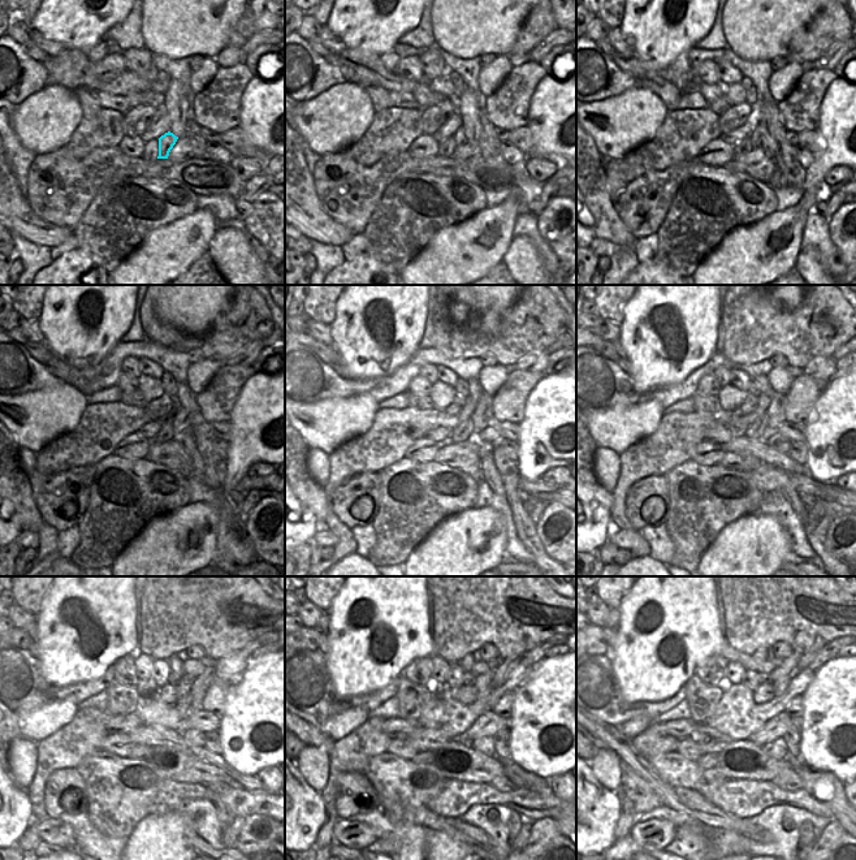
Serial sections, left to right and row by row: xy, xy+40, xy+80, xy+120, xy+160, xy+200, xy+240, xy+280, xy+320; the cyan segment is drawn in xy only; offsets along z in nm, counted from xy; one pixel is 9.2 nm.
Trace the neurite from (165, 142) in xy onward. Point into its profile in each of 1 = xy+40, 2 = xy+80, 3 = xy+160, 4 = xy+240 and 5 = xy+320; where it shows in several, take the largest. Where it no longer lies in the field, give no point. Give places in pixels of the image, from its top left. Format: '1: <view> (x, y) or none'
1: xy+40 (459, 137)
2: xy+80 (755, 135)
3: xy+160 (481, 416)
4: xy+240 (200, 683)
5: xy+320 (807, 657)

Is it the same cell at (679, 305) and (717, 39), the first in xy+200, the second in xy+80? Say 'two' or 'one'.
two

